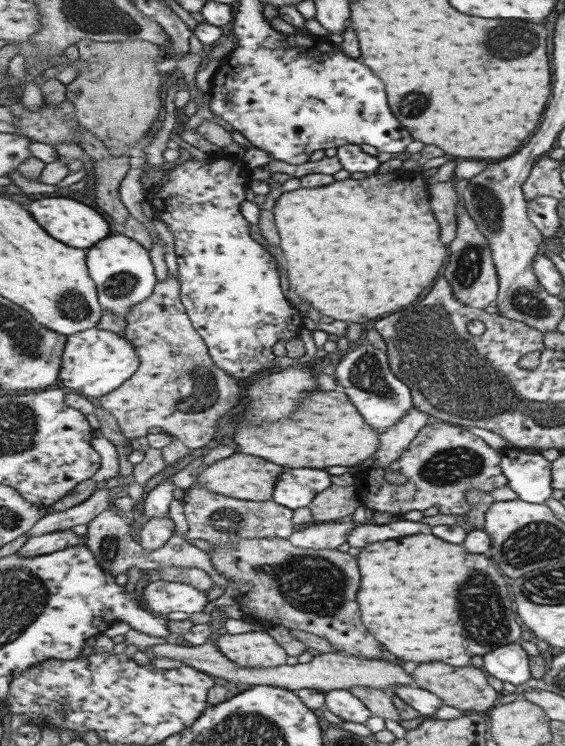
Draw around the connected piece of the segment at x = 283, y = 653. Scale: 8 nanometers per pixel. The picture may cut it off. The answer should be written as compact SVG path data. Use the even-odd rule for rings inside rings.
M269 631L241 634L225 633L218 637L219 650L231 661L243 667L271 668L287 664L288 652Z

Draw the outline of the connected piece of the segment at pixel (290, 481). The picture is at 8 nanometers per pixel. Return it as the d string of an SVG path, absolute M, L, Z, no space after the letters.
M287 467L277 481L273 500L291 510L305 508L319 492L327 490L332 484L331 474L325 468Z

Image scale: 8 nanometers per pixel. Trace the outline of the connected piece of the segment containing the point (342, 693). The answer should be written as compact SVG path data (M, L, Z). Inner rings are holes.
M333 690L326 693L326 706L330 712L342 721L357 724L369 722L369 718L374 714L359 697L349 690Z

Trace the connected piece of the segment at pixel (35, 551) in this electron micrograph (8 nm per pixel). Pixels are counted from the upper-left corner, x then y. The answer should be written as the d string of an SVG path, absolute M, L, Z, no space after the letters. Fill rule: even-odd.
M63 529L47 534L31 537L25 546L17 553L23 557L31 558L37 555L51 554L58 550L85 543L85 538L73 529Z

